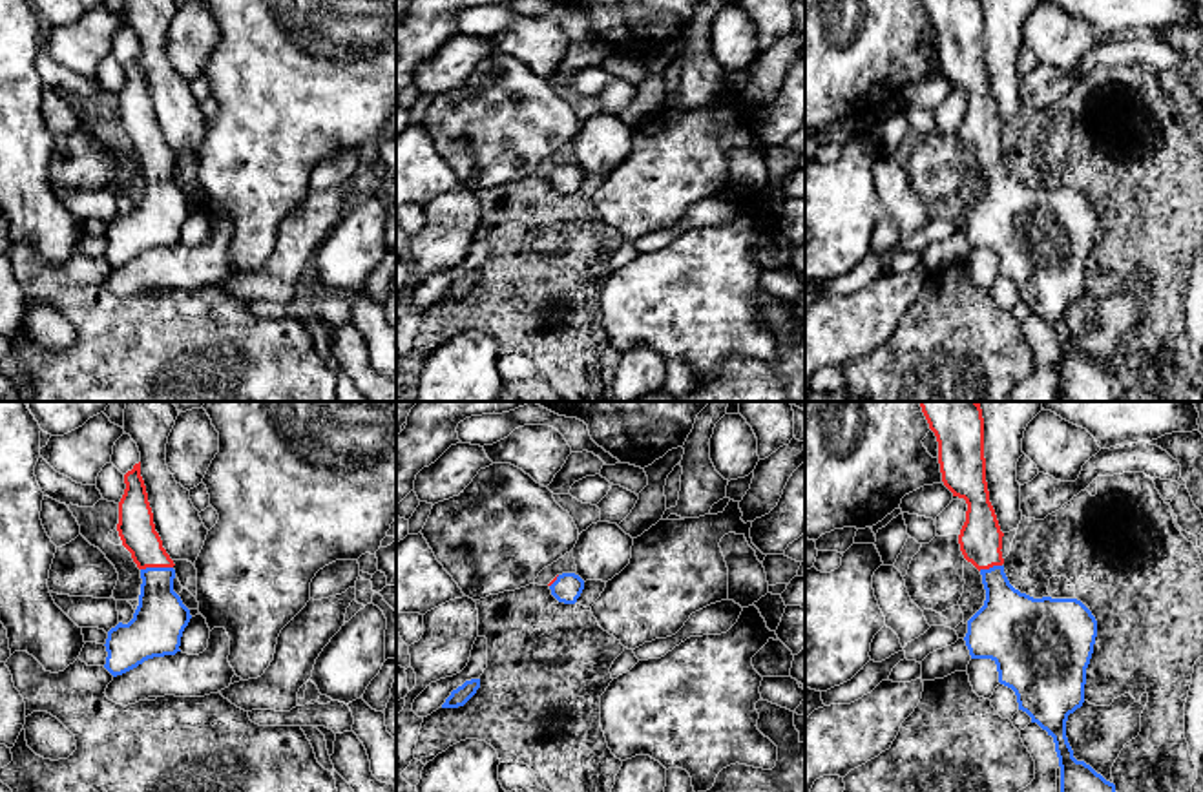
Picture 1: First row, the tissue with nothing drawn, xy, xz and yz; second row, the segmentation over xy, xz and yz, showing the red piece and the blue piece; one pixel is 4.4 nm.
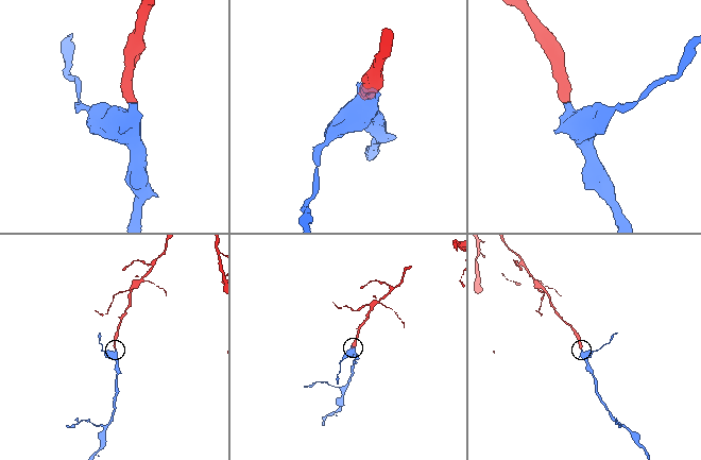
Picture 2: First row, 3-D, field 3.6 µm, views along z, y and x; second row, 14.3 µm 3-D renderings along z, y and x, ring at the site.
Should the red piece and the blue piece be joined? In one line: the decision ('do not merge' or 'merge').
merge

